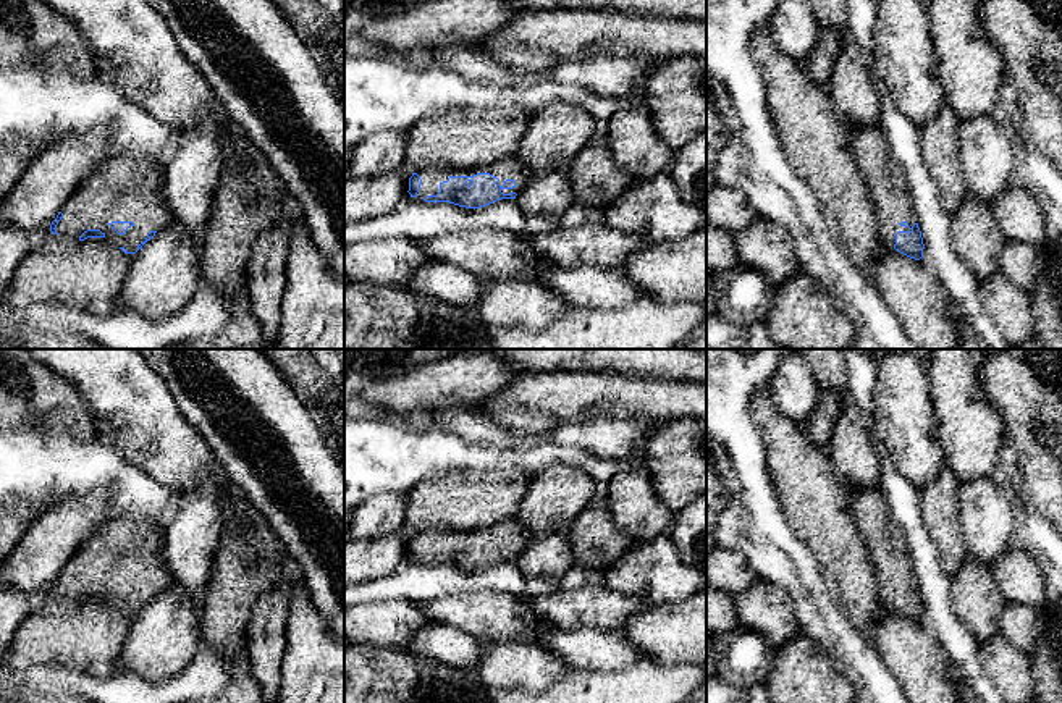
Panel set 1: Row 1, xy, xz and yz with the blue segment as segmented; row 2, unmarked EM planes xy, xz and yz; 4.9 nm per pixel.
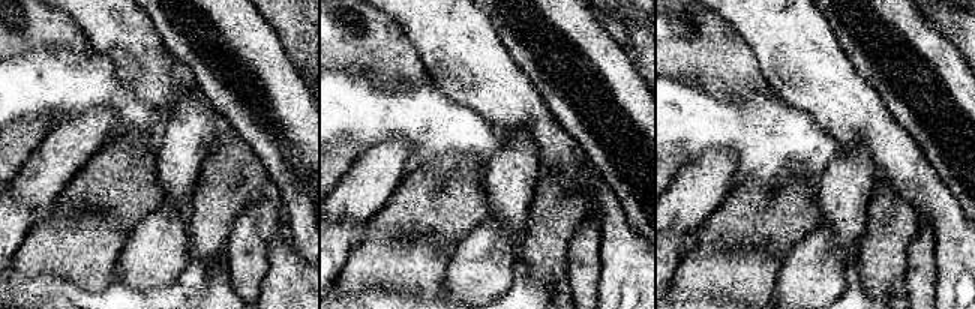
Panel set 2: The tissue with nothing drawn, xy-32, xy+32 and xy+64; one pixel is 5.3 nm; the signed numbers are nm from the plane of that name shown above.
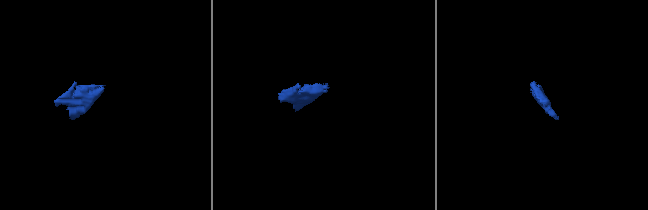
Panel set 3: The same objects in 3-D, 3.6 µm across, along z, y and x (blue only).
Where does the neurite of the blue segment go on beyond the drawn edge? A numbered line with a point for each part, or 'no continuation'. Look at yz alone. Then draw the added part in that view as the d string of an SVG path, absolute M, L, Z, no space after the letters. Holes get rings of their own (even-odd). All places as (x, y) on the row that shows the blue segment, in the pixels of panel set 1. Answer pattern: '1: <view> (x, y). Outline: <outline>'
1: yz (884, 178). Outline: M850 126L850 149L873 202L879 236L894 249L899 231L912 231L917 223L905 171L889 154L889 142L879 126Z

